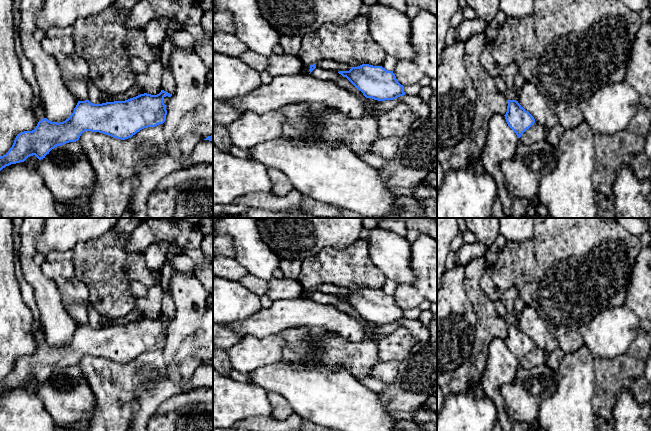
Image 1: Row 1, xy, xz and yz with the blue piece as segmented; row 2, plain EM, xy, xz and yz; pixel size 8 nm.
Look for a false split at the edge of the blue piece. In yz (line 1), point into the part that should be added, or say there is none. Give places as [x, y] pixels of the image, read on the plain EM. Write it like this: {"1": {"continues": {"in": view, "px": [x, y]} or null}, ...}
{"1": {"continues": null}}

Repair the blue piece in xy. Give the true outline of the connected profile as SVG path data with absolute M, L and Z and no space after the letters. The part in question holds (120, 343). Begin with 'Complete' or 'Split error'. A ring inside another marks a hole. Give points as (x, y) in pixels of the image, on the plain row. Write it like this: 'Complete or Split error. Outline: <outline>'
Complete. Outline: M161 314L157 319L144 317L125 325L102 328L78 325L65 345L57 347L44 342L34 354L19 357L9 375L0 380L0 395L33 379L41 384L55 371L78 365L85 355L125 364L144 352L163 348L167 339L163 326L166 320L172 318Z

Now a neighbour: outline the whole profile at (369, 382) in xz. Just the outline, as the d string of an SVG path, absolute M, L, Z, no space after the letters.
M372 376L360 378L359 380L366 388L368 388L374 392L383 391L388 386L387 383L384 383L383 381L375 379Z

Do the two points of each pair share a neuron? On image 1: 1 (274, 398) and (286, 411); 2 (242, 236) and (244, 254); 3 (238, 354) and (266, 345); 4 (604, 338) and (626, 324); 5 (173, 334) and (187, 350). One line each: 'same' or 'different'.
1: same
2: same
3: same
4: same
5: different

